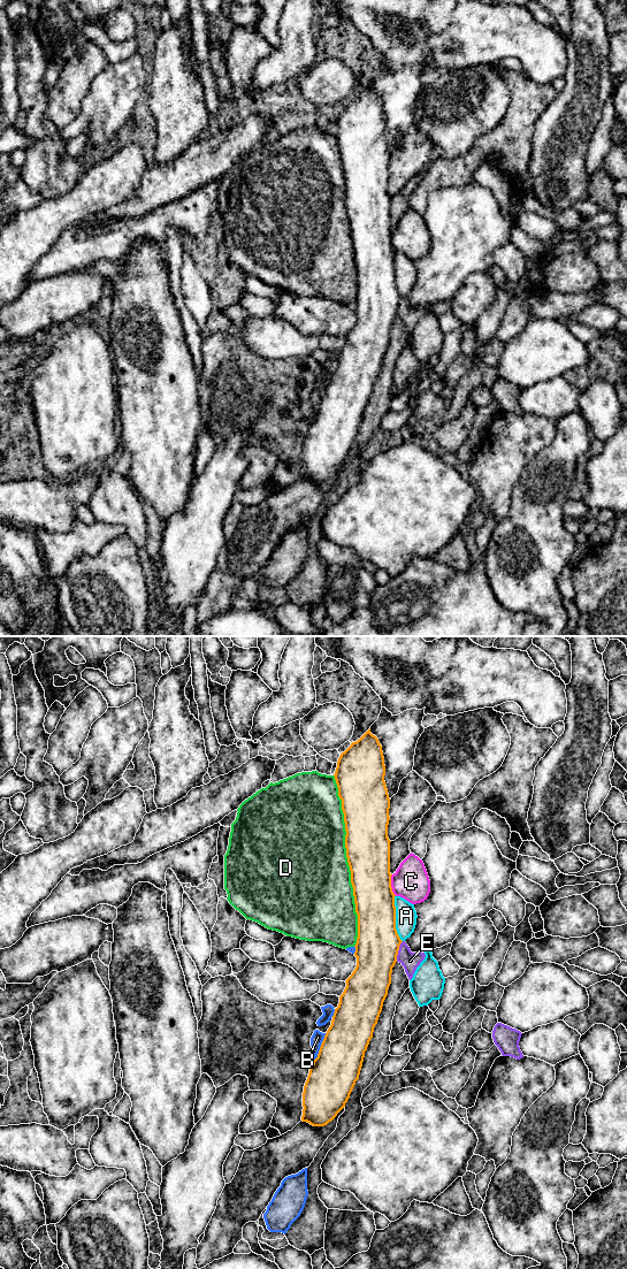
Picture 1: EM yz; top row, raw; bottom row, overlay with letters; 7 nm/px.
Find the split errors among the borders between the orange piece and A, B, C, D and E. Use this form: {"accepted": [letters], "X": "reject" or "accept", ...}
{"accepted": [], "A": "reject", "B": "reject", "C": "reject", "D": "reject", "E": "reject"}

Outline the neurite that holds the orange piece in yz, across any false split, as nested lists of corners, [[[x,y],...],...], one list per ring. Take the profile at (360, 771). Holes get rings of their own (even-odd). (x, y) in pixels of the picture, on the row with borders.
[[[370,728],[341,754],[335,771],[338,796],[342,800],[342,810],[345,823],[345,848],[351,871],[351,884],[358,915],[358,938],[354,956],[357,966],[346,979],[346,987],[339,996],[331,1025],[321,1044],[318,1057],[313,1060],[303,1092],[301,1121],[313,1126],[324,1126],[331,1122],[345,1107],[350,1094],[359,1079],[365,1052],[373,1038],[374,1027],[382,1011],[383,1002],[391,984],[392,968],[397,962],[399,946],[403,942],[396,930],[395,894],[391,887],[390,873],[390,840],[388,838],[390,798],[384,781],[385,765],[382,746],[379,739],[370,733]]]

